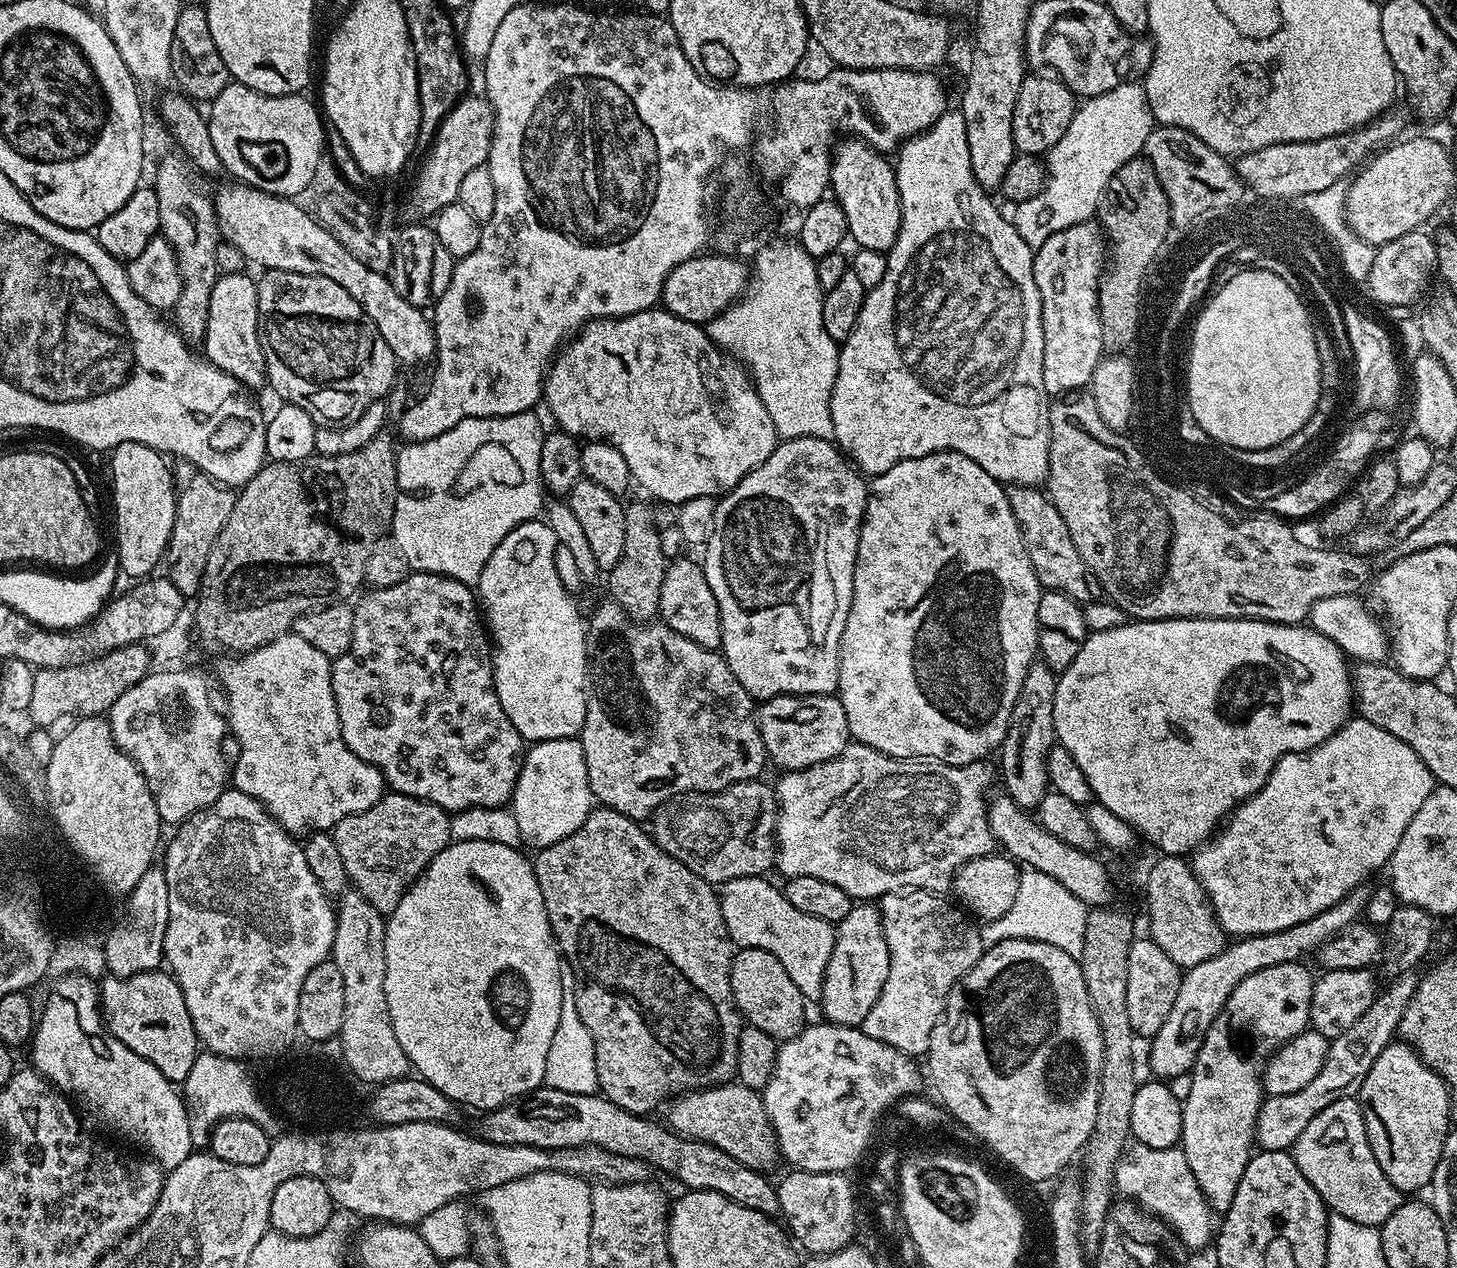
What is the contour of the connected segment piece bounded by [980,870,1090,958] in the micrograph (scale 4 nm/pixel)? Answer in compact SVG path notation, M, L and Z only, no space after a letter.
M1024 870L1020 873L1014 904L997 920L987 921L980 928L980 936L988 946L1003 940L1050 942L1050 946L1058 946L1058 950L1066 950L1066 954L1079 958L1082 954L1082 938L1086 938L1089 911L1089 905L1083 904L1070 890L1066 890L1062 882L1050 878L1050 874Z

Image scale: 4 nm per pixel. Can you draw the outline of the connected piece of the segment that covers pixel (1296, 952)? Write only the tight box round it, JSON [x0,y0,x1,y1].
[1150,884,1371,1080]

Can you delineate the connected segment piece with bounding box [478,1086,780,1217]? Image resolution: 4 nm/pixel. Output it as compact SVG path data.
M541 1086L519 1102L485 1111L481 1116L484 1117L480 1120L478 1135L492 1144L536 1146L542 1150L601 1148L619 1156L642 1160L653 1169L676 1172L685 1189L717 1192L770 1217L780 1211L777 1185L768 1181L765 1173L742 1166L738 1158L730 1158L730 1154L706 1142L679 1136L663 1123L655 1124L652 1118L622 1110L599 1094L570 1094L561 1088Z

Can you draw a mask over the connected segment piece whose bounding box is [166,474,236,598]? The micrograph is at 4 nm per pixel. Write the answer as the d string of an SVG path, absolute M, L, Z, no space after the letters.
M203 474L193 477L185 488L183 485L179 489L176 497L176 521L166 553L167 578L186 598L199 596L202 574L206 574L206 558L210 558L210 546L214 546L218 534L222 534L222 526L226 526L226 518L230 518L230 510L234 510L236 501L236 492L229 485L220 484Z

